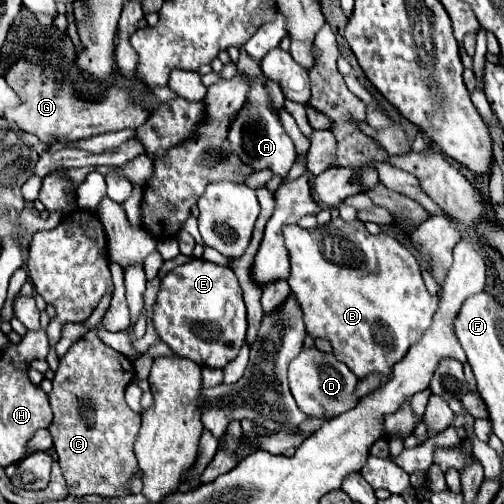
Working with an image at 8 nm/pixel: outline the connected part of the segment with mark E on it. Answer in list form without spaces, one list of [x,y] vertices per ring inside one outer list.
[[[190,259],[174,267],[160,281],[160,291],[152,307],[152,323],[160,339],[180,357],[206,367],[226,367],[246,339],[246,307],[240,285],[230,267]]]

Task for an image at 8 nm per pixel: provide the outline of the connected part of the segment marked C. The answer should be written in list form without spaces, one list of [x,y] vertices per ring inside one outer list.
[[[100,321],[96,327],[88,329],[64,357],[60,357],[60,367],[56,371],[56,377],[52,381],[54,389],[50,393],[50,405],[54,411],[54,421],[48,427],[54,437],[54,449],[60,459],[60,467],[64,473],[64,479],[68,483],[68,491],[74,497],[80,495],[104,495],[104,497],[124,497],[130,495],[130,479],[138,471],[138,461],[134,455],[134,441],[140,431],[140,415],[136,415],[124,401],[124,391],[134,379],[134,365],[102,343],[98,337],[98,331],[104,329],[104,321]]]

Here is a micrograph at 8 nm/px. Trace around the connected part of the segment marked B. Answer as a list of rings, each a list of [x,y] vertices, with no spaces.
[[[342,219],[330,221],[328,225],[312,231],[288,225],[284,227],[284,237],[292,259],[288,283],[300,301],[300,307],[304,307],[304,323],[308,333],[328,339],[336,359],[346,363],[358,377],[366,377],[376,371],[390,371],[392,365],[398,363],[430,329],[434,313],[438,311],[438,297],[428,293],[414,253],[400,245],[394,237],[370,235],[364,223],[356,227],[354,223],[344,223]]]

